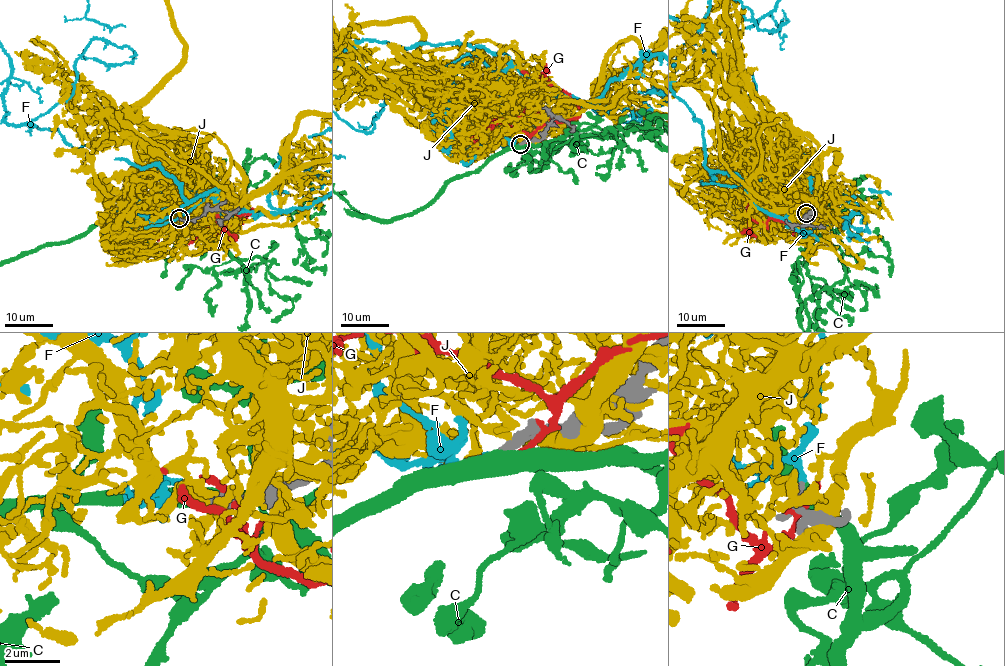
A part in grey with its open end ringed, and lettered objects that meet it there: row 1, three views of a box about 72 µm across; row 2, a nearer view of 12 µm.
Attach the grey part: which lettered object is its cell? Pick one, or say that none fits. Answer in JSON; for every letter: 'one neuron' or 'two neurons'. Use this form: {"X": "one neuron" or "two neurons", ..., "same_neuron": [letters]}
{"C": "two neurons", "F": "one neuron", "G": "two neurons", "J": "two neurons", "same_neuron": ["F"]}

